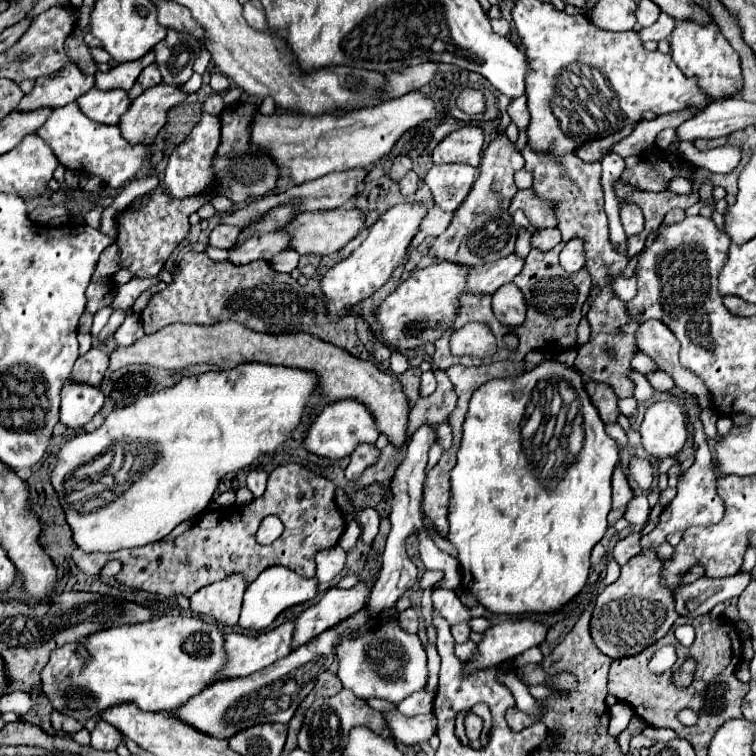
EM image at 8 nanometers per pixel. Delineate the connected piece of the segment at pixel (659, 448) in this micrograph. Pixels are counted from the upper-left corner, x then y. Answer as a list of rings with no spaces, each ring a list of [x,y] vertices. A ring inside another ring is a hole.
[[[676,401],[652,403],[644,413],[640,435],[648,455],[678,455],[688,439],[684,409]]]

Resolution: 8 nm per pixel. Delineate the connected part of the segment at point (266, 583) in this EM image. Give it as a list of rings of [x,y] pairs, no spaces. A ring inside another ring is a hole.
[[[268,567],[246,589],[238,625],[242,629],[248,629],[248,631],[264,631],[284,609],[288,609],[292,605],[306,603],[306,601],[314,599],[316,593],[318,593],[318,579],[306,579],[306,577],[298,575],[298,573],[292,573],[286,567]]]

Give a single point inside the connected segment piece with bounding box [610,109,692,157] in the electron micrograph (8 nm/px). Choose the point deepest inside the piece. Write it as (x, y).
(644, 133)

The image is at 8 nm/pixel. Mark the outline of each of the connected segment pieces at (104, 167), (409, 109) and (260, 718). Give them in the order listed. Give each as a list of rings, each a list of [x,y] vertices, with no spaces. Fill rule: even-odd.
[[[76,103],[54,109],[48,121],[36,133],[54,149],[54,155],[66,169],[98,175],[114,189],[134,179],[134,175],[142,169],[146,155],[150,153],[150,147],[146,145],[130,145],[128,141],[124,141],[116,125],[100,125],[96,121],[90,121]]]
[[[420,91],[408,93],[404,97],[384,101],[374,107],[364,107],[360,111],[348,111],[344,117],[332,117],[328,113],[318,117],[304,117],[296,113],[286,115],[256,115],[252,121],[252,143],[264,149],[280,165],[280,169],[290,171],[290,179],[306,183],[324,177],[334,171],[346,171],[356,167],[368,167],[378,161],[394,143],[412,127],[422,121],[436,119],[438,111],[434,101],[424,97]]]
[[[360,609],[360,613],[356,613],[352,619],[344,621],[334,629],[324,631],[320,637],[308,641],[306,645],[300,645],[288,657],[272,663],[270,667],[250,677],[226,679],[210,685],[208,689],[202,689],[200,693],[196,693],[196,697],[192,697],[192,701],[188,701],[188,705],[180,705],[180,709],[170,711],[170,715],[174,715],[178,721],[184,721],[186,725],[192,725],[200,733],[208,733],[216,739],[228,739],[238,731],[244,731],[258,723],[288,723],[298,705],[312,691],[316,679],[334,663],[334,647],[340,637],[356,633],[366,621],[366,611]]]

